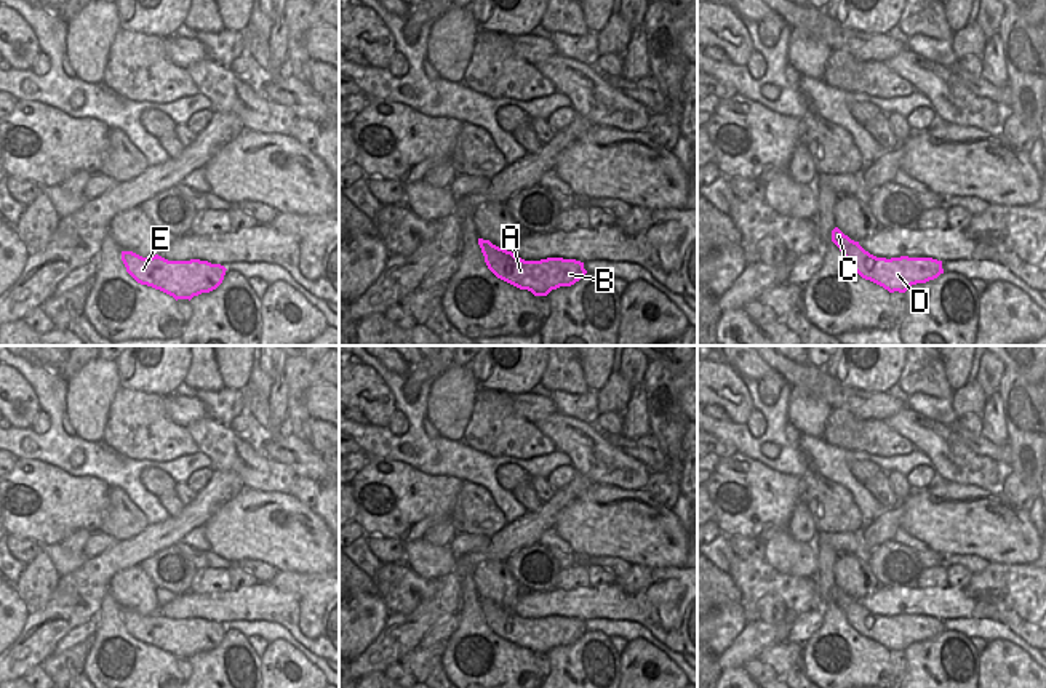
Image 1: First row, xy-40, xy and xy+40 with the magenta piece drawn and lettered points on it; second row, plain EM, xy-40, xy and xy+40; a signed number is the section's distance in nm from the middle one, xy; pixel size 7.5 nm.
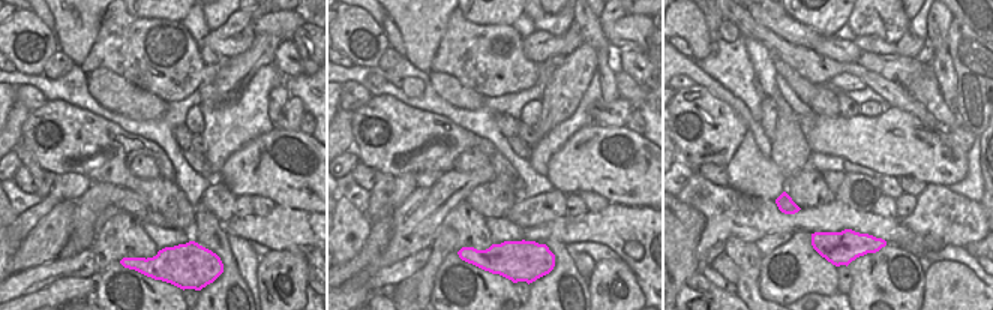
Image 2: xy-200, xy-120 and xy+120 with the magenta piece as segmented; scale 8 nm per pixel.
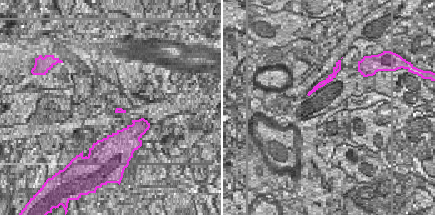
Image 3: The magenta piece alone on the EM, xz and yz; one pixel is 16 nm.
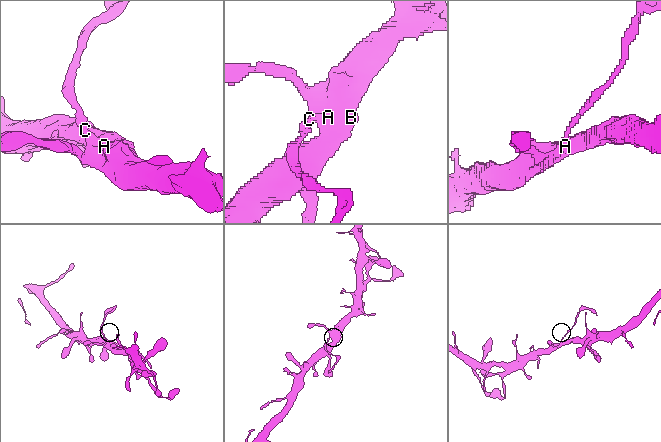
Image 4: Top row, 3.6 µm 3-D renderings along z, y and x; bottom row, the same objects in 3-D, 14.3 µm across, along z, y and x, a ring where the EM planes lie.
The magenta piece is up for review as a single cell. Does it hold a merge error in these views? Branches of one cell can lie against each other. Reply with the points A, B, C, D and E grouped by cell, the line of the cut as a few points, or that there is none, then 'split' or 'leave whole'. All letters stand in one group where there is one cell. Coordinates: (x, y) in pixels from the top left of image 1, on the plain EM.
groups A B D E / C; cut xy+40 (856, 600), (846, 602), (840, 608); split

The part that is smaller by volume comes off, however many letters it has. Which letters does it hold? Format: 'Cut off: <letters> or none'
Cut off: C

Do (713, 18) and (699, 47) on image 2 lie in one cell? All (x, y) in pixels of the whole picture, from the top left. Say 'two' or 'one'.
two

